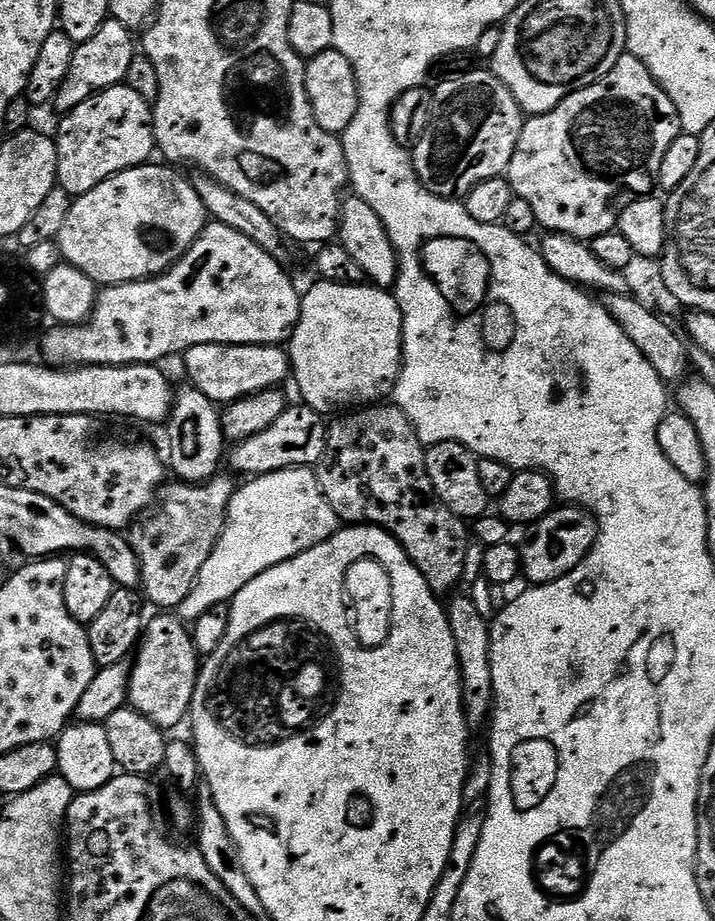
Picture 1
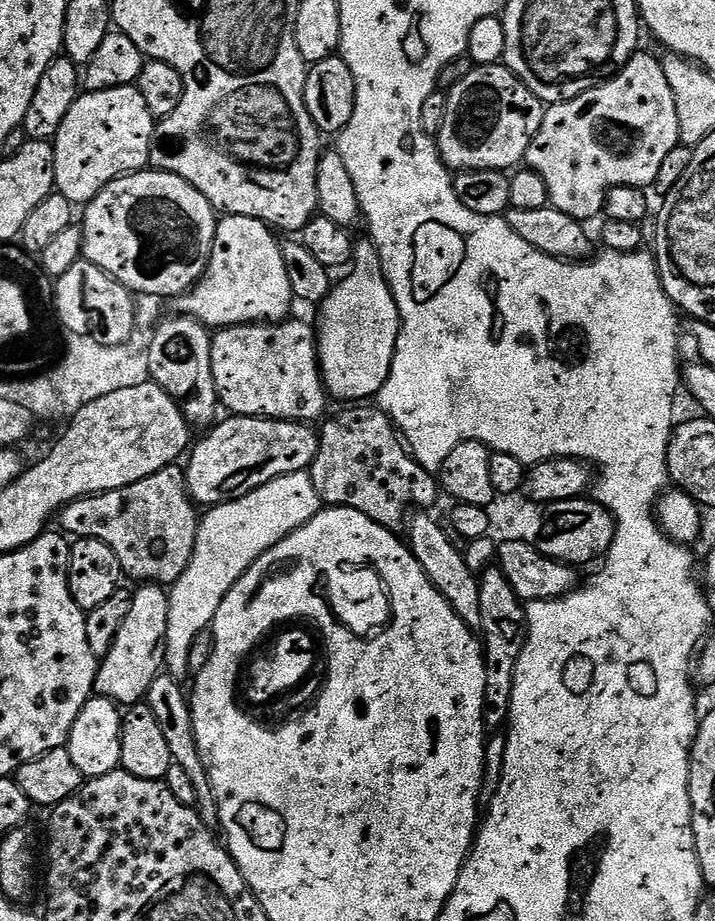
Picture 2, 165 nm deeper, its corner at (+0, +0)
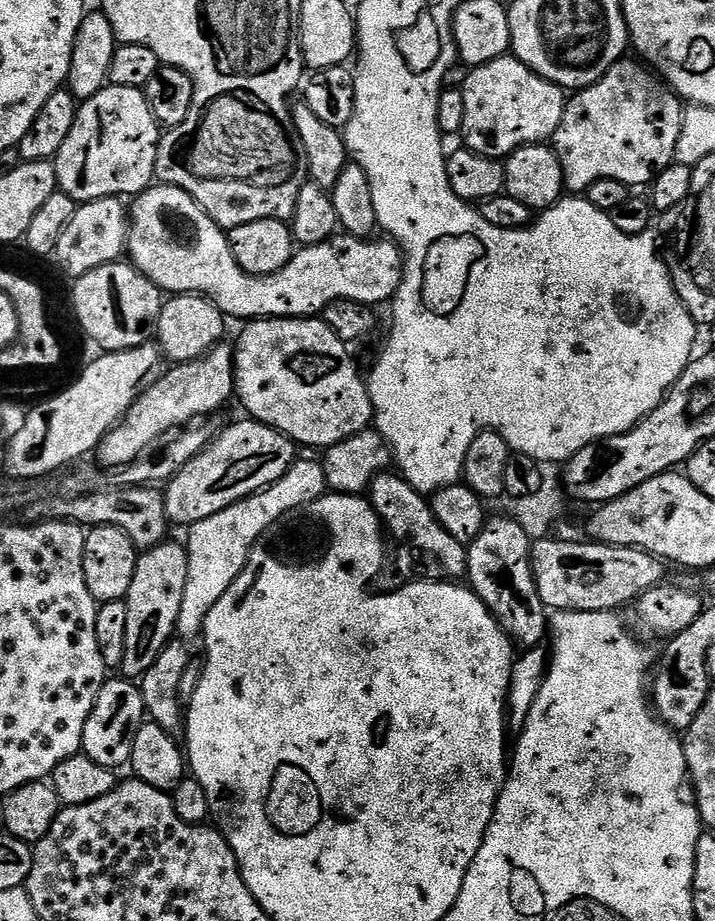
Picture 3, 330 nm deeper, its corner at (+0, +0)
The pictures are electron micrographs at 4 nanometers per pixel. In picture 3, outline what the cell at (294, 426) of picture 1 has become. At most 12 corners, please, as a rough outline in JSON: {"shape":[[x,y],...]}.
{"shape":[[243,419],[163,489],[191,526],[269,488],[298,448]]}

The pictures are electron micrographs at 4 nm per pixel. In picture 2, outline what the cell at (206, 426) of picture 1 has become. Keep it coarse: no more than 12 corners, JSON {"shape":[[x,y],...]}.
{"shape":[[155,325],[150,380],[193,429],[218,420],[213,333]]}

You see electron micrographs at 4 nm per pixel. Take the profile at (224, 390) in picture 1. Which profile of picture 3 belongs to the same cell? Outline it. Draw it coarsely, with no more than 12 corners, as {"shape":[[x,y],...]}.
{"shape":[[322,318],[254,320],[235,399],[326,450],[373,423],[365,377]]}

